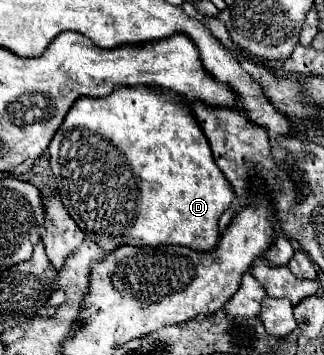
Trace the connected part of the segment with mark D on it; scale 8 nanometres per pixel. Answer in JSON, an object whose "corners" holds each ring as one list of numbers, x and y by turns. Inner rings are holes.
{"corners":[[132,86,116,88,104,98,80,96,54,134,48,152,62,204,78,228,106,252,124,244,178,244,194,250,216,248,218,220,230,208,234,190,216,166,208,138,196,116,176,92,160,86]]}

